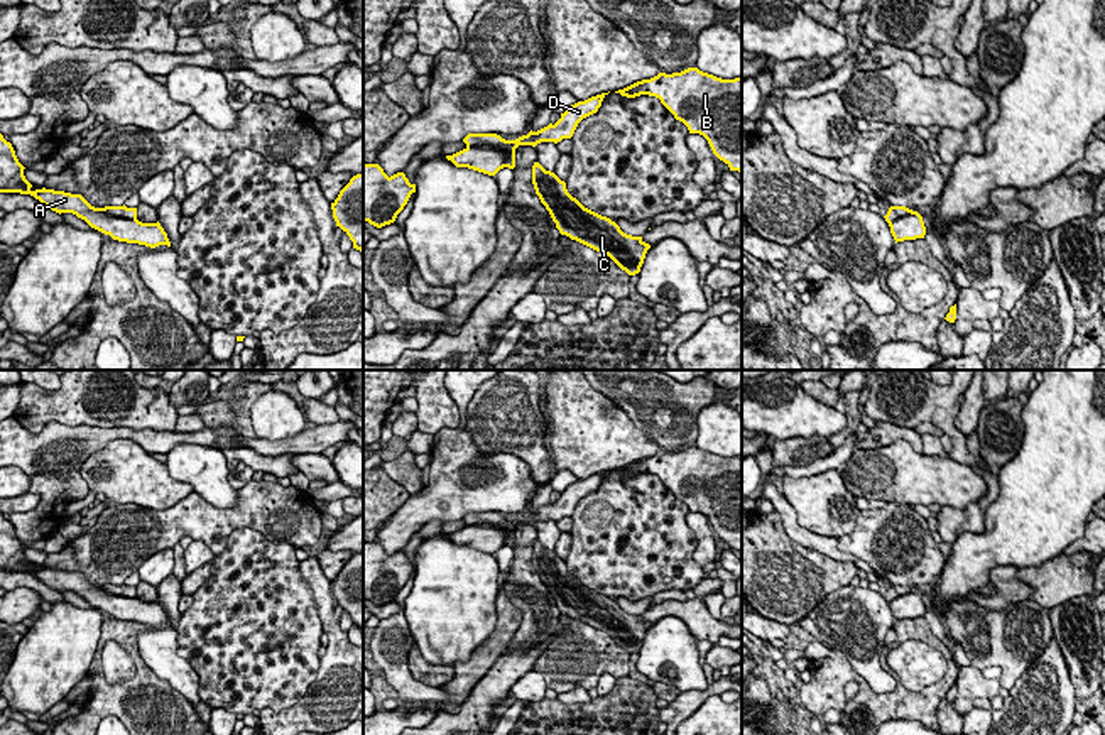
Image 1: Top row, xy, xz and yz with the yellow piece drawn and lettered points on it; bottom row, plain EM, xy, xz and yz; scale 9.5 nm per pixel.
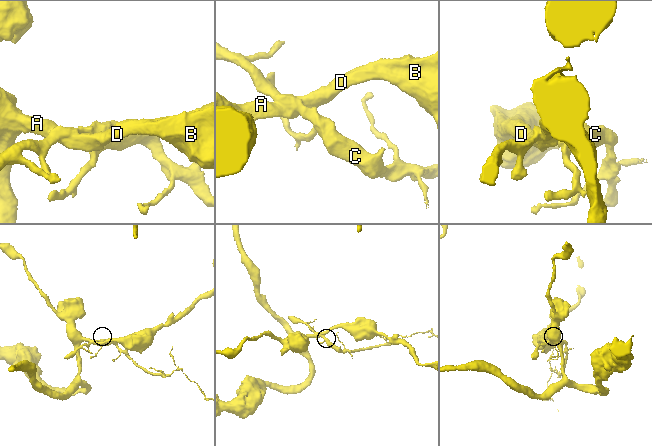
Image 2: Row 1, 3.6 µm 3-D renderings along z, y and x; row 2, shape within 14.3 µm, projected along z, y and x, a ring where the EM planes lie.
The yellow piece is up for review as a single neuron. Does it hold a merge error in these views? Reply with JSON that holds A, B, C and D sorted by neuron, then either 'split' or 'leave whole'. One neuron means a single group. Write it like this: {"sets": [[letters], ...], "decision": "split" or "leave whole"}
{"sets": [["A", "B", "D"], ["C"]], "decision": "split"}

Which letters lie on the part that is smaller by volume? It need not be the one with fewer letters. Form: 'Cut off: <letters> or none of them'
Cut off: C

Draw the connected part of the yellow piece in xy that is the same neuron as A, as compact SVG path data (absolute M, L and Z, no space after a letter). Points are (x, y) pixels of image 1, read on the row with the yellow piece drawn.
M0 133L0 193L30 194L56 213L73 213L84 220L91 228L110 235L113 240L139 243L150 248L159 245L171 247L167 233L161 223L142 223L139 220L118 218L91 206L81 194L71 194L54 189L35 189L24 176L24 166L19 162L10 142Z

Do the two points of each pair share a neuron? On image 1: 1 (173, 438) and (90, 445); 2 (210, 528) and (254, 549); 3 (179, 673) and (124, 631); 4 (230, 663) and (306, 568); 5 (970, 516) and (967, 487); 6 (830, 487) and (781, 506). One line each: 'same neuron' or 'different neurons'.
1: same neuron
2: different neurons
3: different neurons
4: different neurons
5: different neurons
6: different neurons

